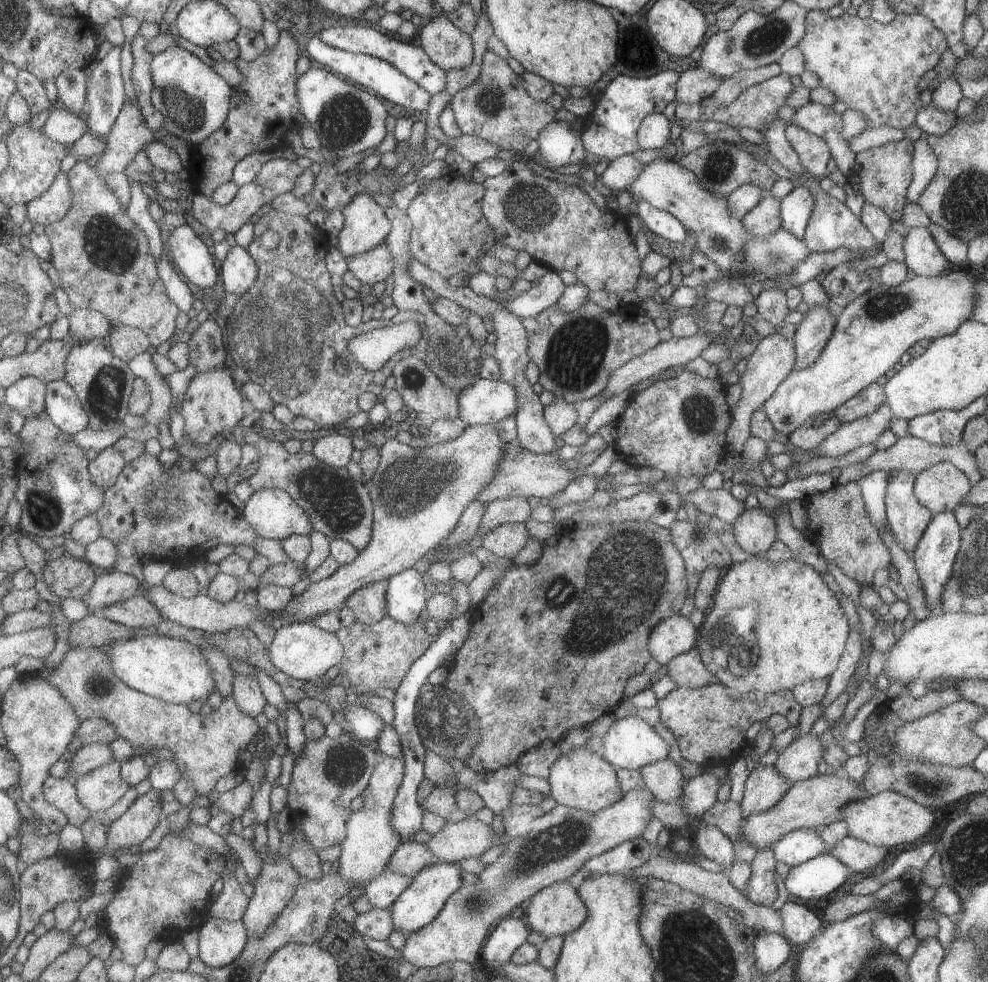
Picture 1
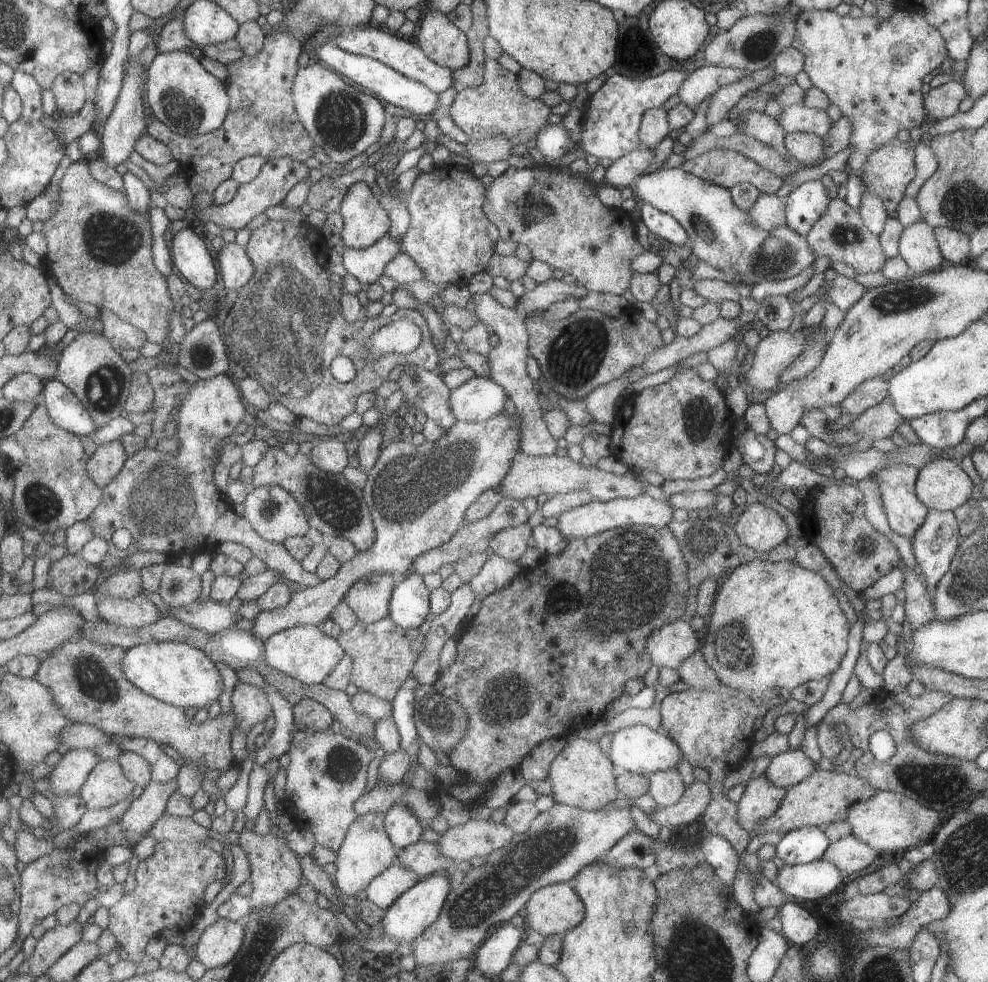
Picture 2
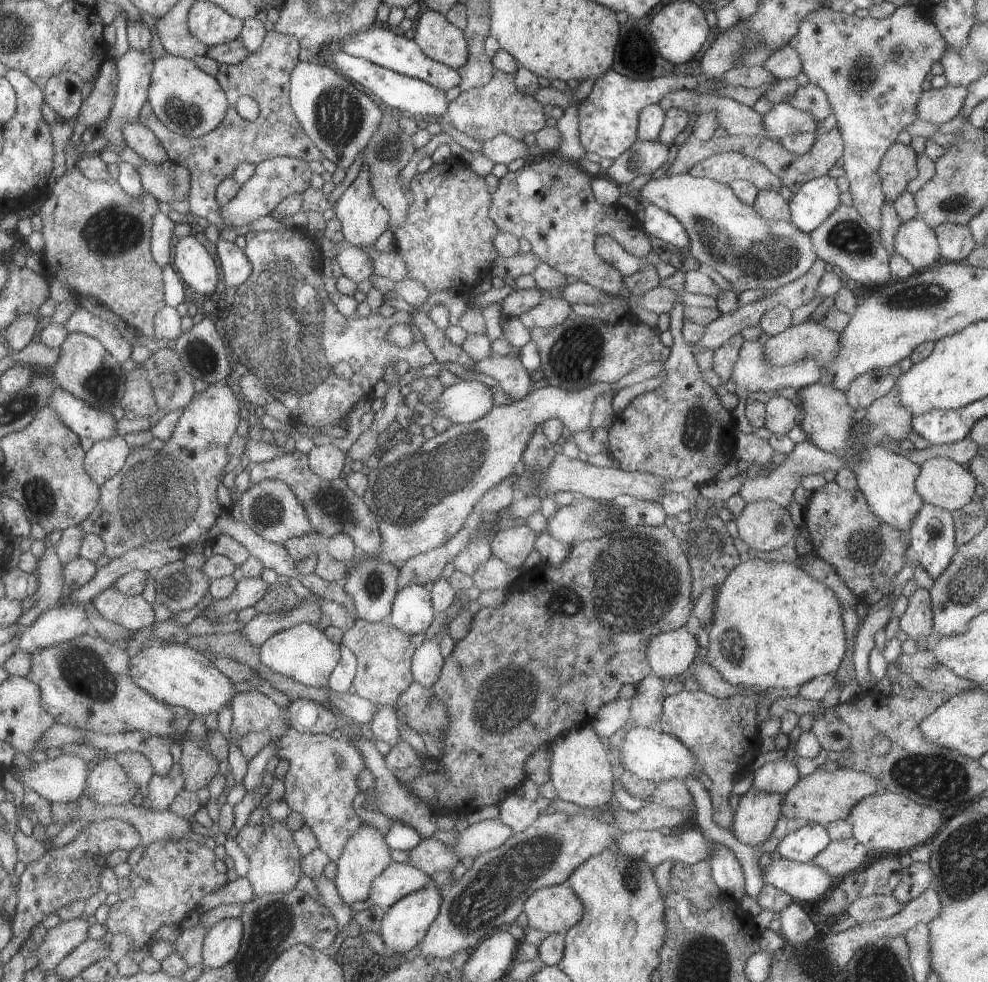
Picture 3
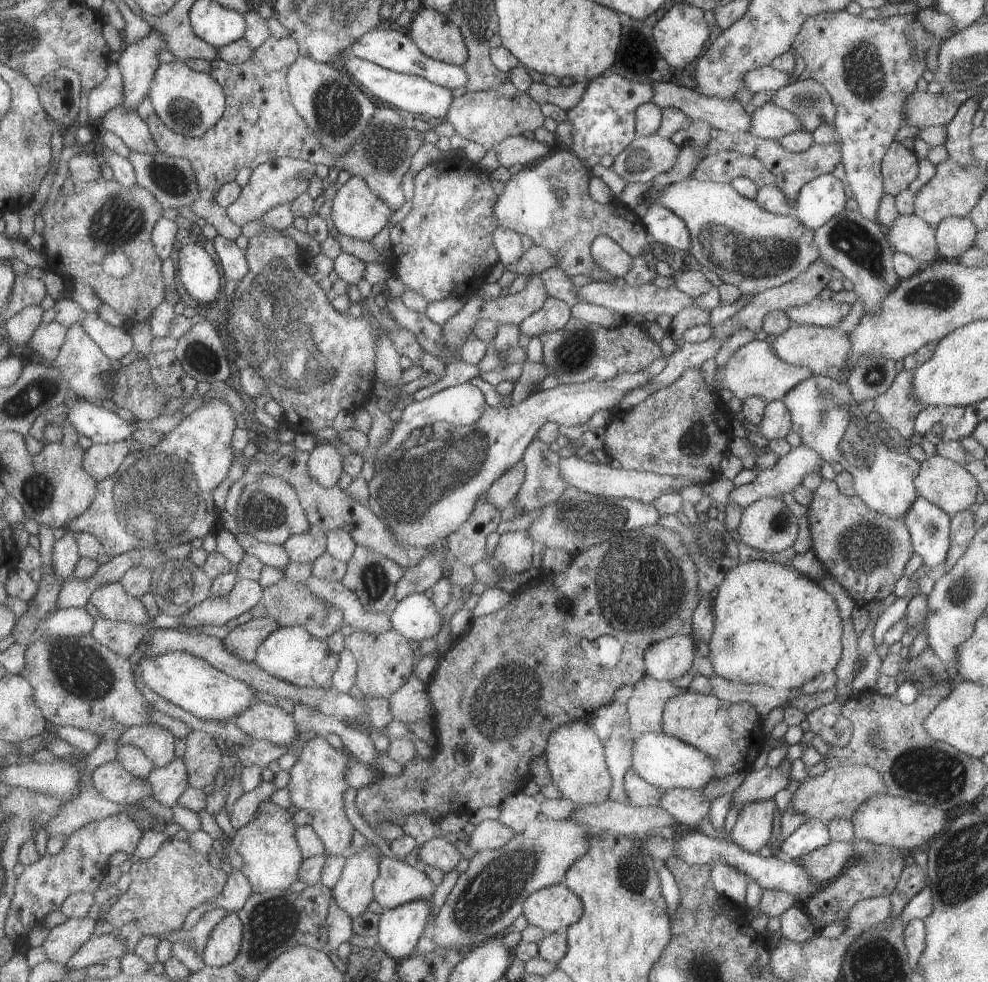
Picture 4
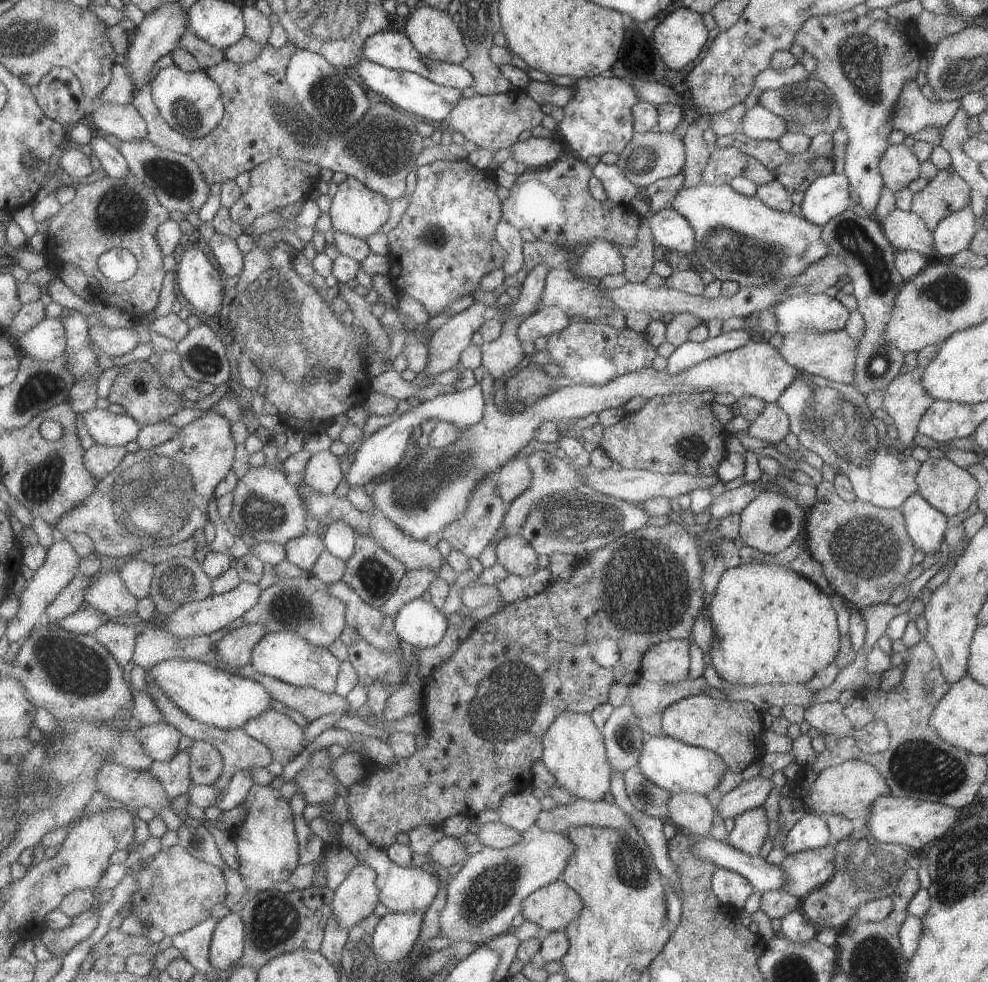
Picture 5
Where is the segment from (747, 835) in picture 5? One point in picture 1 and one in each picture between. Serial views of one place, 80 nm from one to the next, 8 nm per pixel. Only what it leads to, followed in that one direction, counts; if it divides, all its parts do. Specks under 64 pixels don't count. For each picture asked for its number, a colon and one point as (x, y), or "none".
1: (764, 786)
2: (759, 799)
3: (756, 813)
4: (752, 828)

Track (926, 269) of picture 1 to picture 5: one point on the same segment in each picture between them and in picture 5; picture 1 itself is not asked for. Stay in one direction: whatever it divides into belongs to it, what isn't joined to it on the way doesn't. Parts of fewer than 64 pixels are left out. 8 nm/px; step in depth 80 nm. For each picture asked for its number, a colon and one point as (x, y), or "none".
2: (917, 246)
3: (915, 241)
4: (908, 234)
5: (904, 231)

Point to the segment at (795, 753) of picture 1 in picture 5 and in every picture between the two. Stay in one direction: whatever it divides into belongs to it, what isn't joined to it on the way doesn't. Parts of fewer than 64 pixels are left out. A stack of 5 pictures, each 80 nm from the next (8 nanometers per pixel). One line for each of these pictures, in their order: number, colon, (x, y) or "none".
2: (785, 769)
3: (779, 776)
4: (757, 786)
5: (752, 793)

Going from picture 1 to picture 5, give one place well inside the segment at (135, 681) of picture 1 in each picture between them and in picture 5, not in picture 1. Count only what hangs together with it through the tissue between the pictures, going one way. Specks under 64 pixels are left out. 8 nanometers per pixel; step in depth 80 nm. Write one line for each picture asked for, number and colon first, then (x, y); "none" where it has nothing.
2: (177, 673)
3: (177, 674)
4: (191, 683)
5: (213, 696)

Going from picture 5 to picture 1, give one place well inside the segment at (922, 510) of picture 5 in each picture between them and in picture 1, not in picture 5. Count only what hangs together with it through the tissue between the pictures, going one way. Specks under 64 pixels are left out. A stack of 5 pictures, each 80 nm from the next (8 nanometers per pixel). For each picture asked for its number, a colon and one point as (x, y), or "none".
1: (933, 555)
2: (935, 541)
3: (931, 542)
4: (928, 526)

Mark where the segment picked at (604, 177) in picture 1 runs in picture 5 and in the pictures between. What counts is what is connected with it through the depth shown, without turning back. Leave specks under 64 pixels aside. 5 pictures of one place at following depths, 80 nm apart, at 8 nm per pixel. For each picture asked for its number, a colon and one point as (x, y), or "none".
2: (623, 171)
3: (643, 157)
4: (645, 157)
5: (651, 156)

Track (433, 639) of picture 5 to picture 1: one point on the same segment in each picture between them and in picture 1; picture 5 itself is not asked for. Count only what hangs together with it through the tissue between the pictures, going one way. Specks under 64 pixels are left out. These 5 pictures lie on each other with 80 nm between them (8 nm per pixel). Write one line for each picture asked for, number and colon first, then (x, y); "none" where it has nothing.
1: (405, 599)
2: (409, 605)
3: (411, 612)
4: (415, 617)

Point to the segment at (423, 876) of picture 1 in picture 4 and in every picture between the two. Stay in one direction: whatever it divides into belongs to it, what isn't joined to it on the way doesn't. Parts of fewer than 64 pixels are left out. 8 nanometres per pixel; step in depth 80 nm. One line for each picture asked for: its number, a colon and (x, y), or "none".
2: (417, 908)
3: (403, 925)
4: (398, 929)

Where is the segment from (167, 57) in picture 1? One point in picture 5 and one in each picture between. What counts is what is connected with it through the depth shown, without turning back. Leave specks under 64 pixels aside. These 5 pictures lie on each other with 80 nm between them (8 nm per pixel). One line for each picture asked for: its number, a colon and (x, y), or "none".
2: (183, 95)
3: (189, 101)
4: (190, 102)
5: (192, 104)

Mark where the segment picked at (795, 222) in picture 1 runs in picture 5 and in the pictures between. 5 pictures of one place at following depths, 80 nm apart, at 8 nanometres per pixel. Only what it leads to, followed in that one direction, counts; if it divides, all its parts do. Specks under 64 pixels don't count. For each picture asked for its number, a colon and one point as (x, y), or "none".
2: (807, 201)
3: (815, 200)
4: (818, 200)
5: (827, 196)

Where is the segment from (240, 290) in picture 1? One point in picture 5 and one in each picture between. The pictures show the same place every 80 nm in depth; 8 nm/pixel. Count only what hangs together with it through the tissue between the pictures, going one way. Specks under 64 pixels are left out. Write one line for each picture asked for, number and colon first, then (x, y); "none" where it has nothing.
2: (237, 269)
3: (237, 268)
4: (234, 262)
5: (226, 250)

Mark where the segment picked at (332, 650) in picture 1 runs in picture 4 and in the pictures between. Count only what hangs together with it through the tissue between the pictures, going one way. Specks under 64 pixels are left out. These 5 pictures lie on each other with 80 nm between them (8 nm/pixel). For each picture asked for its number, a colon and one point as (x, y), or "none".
2: (305, 652)
3: (304, 652)
4: (292, 654)

